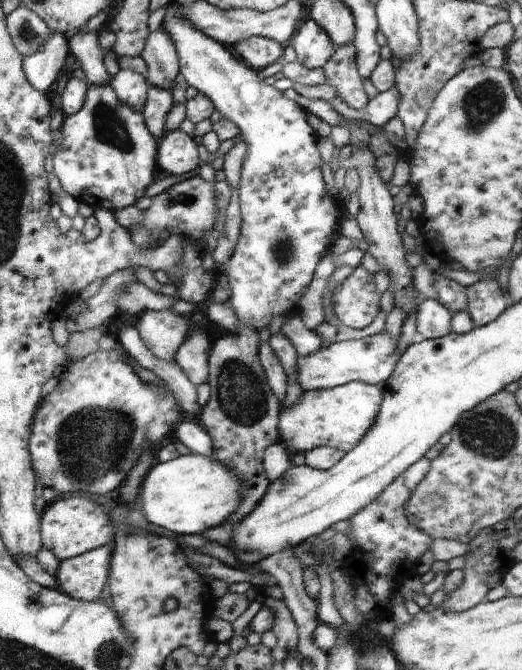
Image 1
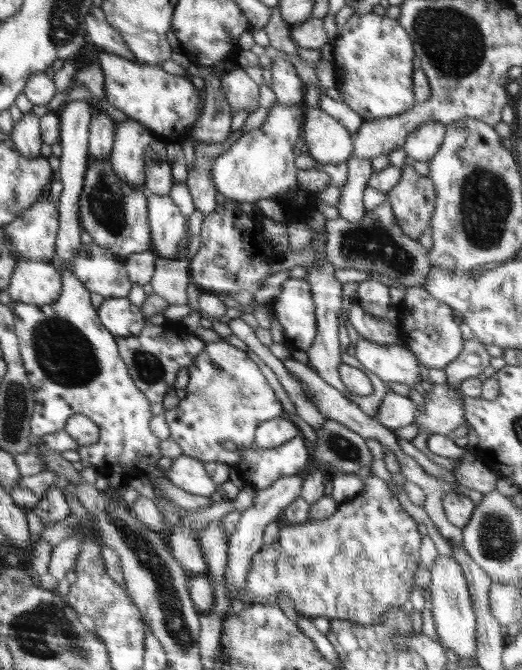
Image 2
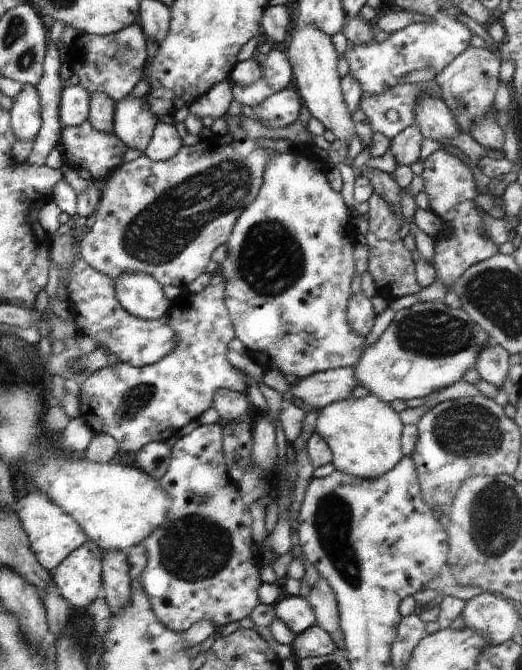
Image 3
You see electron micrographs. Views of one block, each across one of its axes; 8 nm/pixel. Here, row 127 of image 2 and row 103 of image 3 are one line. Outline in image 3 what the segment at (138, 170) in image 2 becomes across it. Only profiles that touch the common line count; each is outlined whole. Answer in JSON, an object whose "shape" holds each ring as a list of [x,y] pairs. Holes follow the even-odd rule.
{"shape":[[[126,97],[115,104],[113,134],[129,149],[144,153],[158,120],[149,112],[145,98]]]}

